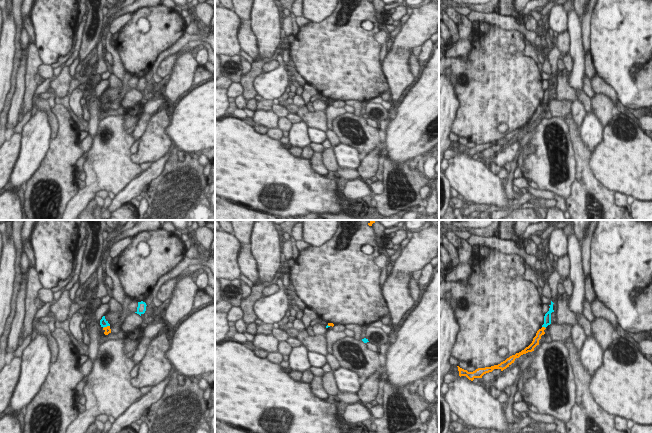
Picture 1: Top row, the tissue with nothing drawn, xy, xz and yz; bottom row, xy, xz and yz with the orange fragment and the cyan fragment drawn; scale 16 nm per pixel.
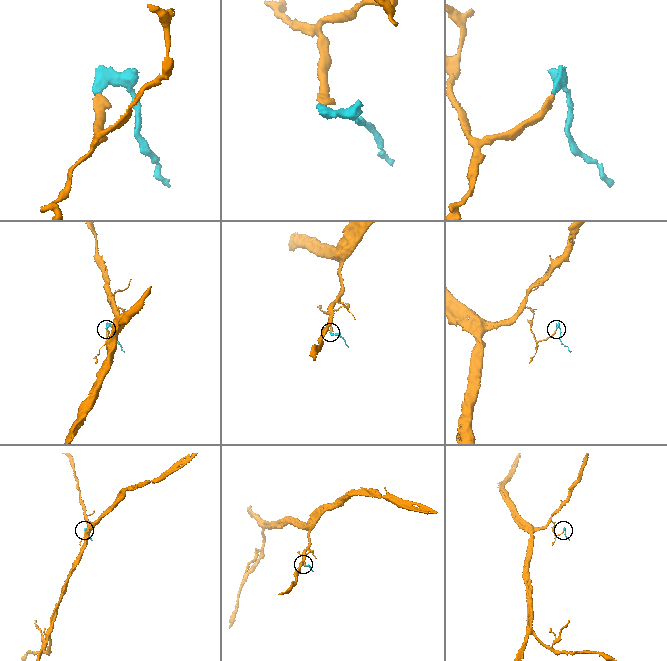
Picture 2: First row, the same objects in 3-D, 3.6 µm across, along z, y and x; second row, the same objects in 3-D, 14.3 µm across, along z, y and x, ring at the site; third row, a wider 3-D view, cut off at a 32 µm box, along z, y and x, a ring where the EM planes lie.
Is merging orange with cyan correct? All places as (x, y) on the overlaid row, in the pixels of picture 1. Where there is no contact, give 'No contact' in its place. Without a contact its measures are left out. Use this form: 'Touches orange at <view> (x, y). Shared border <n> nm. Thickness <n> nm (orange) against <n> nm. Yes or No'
Touches orange at yz (544, 327). Shared border 70 nm. Thickness 120 nm (orange) against 130 nm. No

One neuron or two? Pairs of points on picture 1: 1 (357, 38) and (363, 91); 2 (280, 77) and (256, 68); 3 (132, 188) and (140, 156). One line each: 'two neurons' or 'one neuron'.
1: one neuron
2: two neurons
3: two neurons

